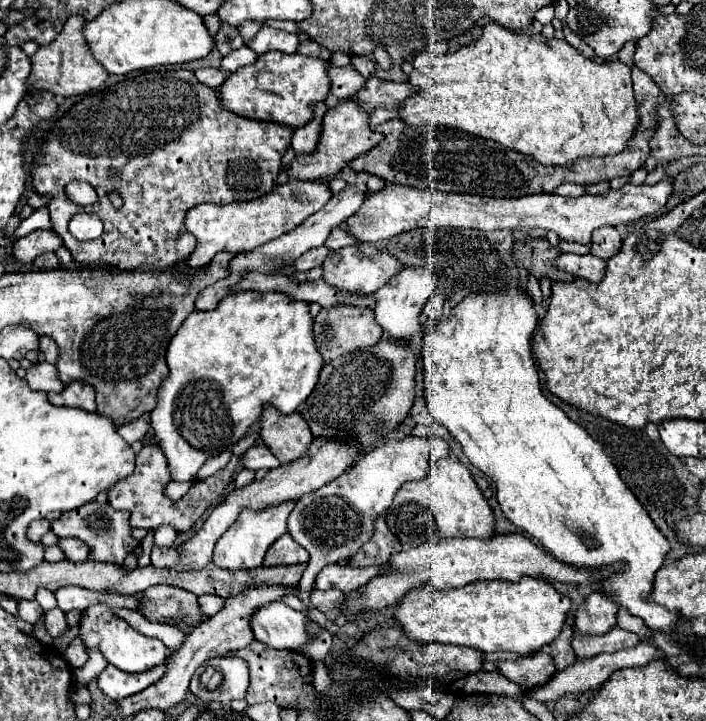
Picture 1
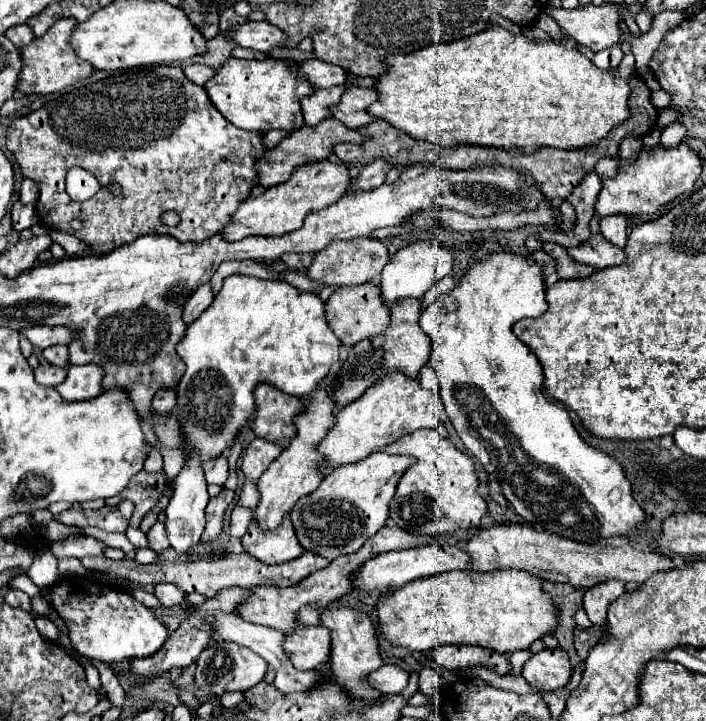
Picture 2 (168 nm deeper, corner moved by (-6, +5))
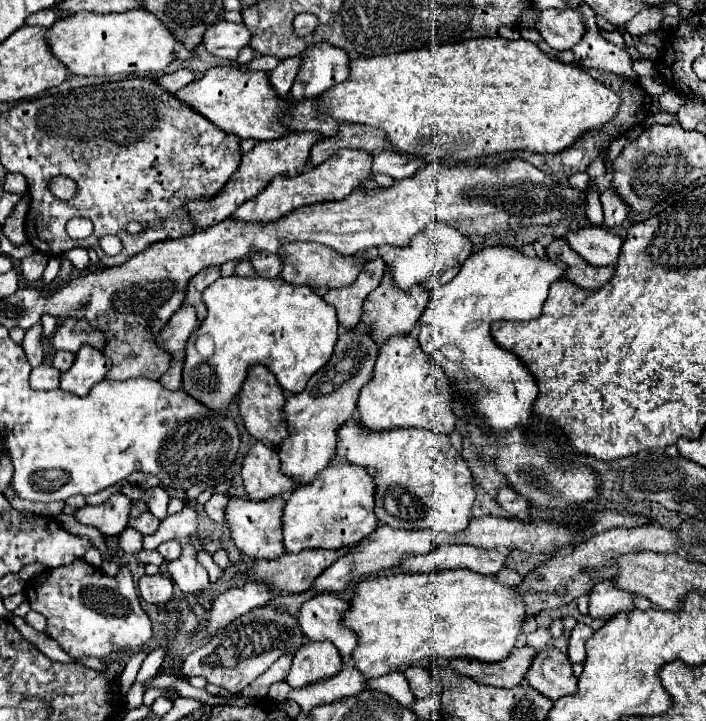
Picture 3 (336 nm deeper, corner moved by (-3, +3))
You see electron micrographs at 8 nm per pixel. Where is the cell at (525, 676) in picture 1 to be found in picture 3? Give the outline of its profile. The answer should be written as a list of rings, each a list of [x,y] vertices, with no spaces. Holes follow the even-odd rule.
[[[557,648],[541,650],[525,680],[553,702],[577,692],[577,678],[573,676],[569,660]]]

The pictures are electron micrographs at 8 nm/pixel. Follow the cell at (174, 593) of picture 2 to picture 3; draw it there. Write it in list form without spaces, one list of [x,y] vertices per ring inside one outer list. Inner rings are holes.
[[[163,574],[143,576],[139,580],[139,592],[145,602],[165,606],[173,596],[173,582],[171,582],[171,578],[163,576]]]

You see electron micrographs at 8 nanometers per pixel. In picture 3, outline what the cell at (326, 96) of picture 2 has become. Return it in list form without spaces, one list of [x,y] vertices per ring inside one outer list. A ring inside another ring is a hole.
[[[313,44],[301,54],[301,66],[293,82],[291,94],[295,100],[315,98],[337,82],[347,78],[349,56],[345,50],[331,44]]]

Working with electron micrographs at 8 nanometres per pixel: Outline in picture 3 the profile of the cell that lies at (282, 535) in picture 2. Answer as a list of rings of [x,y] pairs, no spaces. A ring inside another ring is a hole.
[[[229,496],[227,508],[225,508],[225,522],[229,524],[231,538],[235,546],[241,550],[241,554],[247,554],[251,558],[267,558],[267,560],[273,560],[285,554],[285,548],[281,546],[283,506],[285,506],[285,500],[279,496],[273,500],[263,500],[263,502]]]

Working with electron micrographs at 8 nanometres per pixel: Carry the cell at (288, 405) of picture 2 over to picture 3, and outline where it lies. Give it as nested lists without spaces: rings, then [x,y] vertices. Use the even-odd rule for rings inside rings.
[[[253,364],[249,368],[247,378],[241,386],[241,392],[237,394],[237,404],[239,404],[241,418],[245,422],[245,428],[249,430],[253,438],[257,438],[269,448],[277,448],[287,438],[287,422],[285,422],[285,412],[283,412],[285,396],[269,368],[265,368],[263,364]]]

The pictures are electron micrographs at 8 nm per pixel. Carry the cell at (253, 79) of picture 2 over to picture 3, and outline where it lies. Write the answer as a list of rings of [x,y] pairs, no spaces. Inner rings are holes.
[[[215,66],[209,68],[201,78],[177,90],[175,98],[207,118],[219,130],[239,138],[275,140],[289,134],[285,132],[285,128],[281,128],[281,122],[277,120],[277,112],[281,112],[281,98],[273,94],[265,72],[243,72],[233,66]]]

